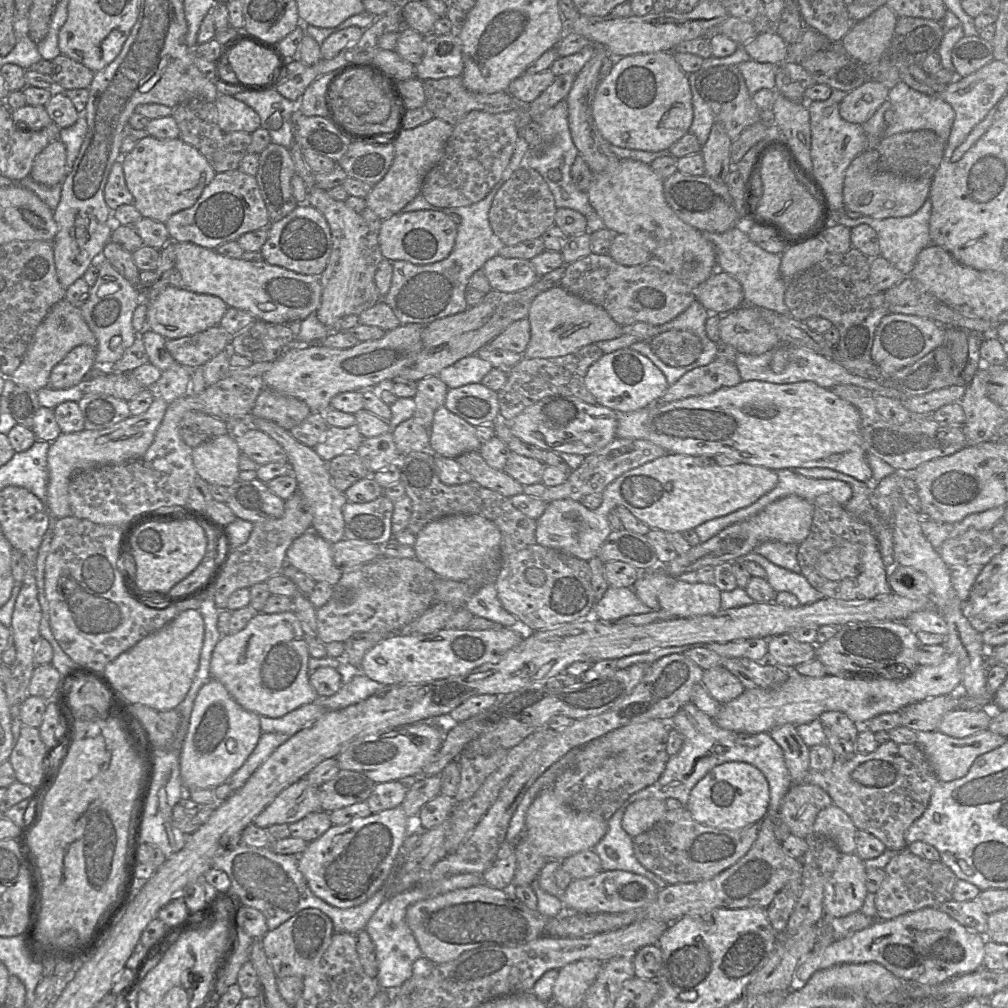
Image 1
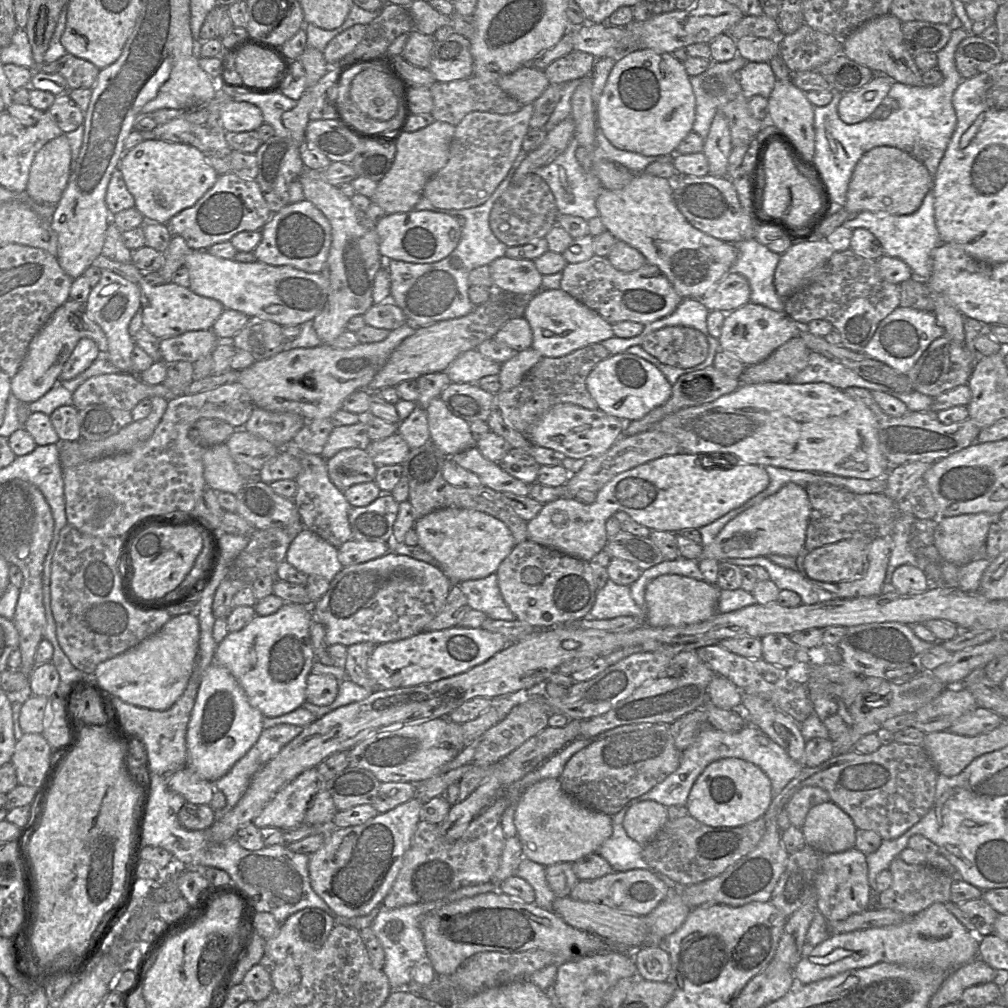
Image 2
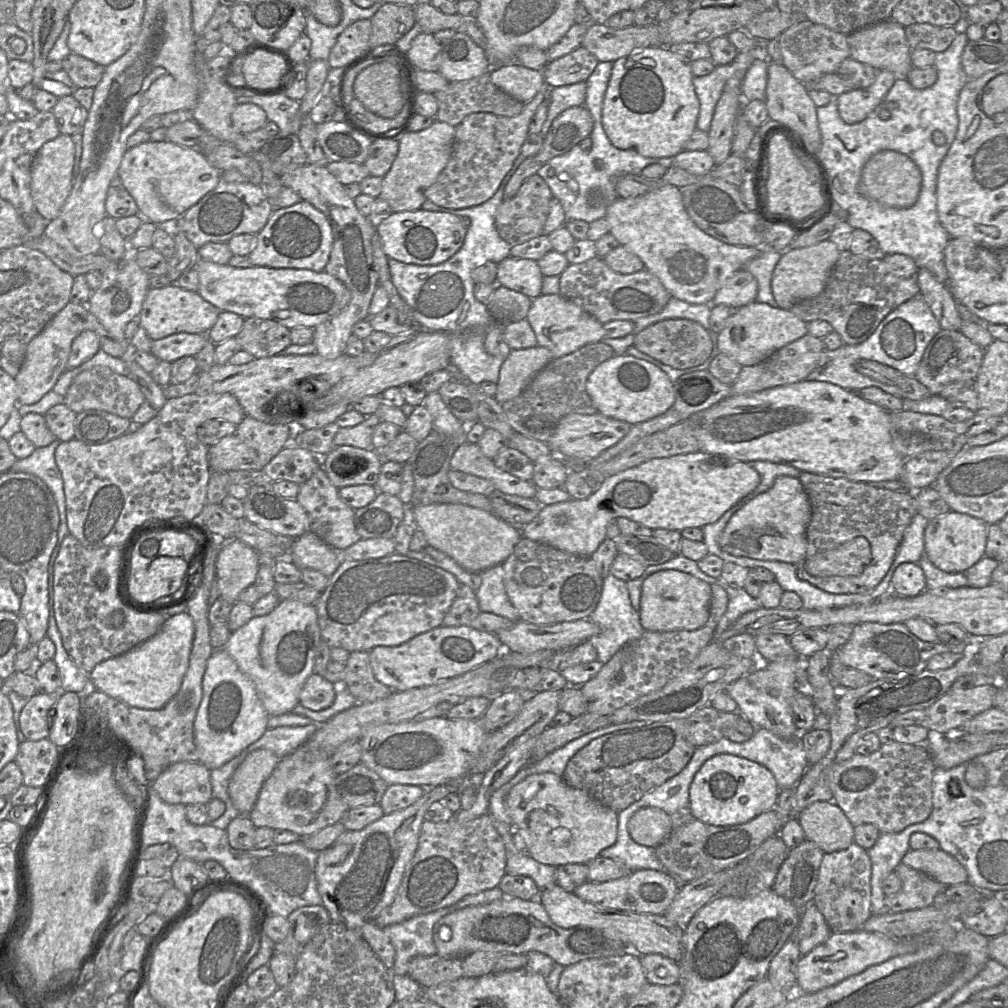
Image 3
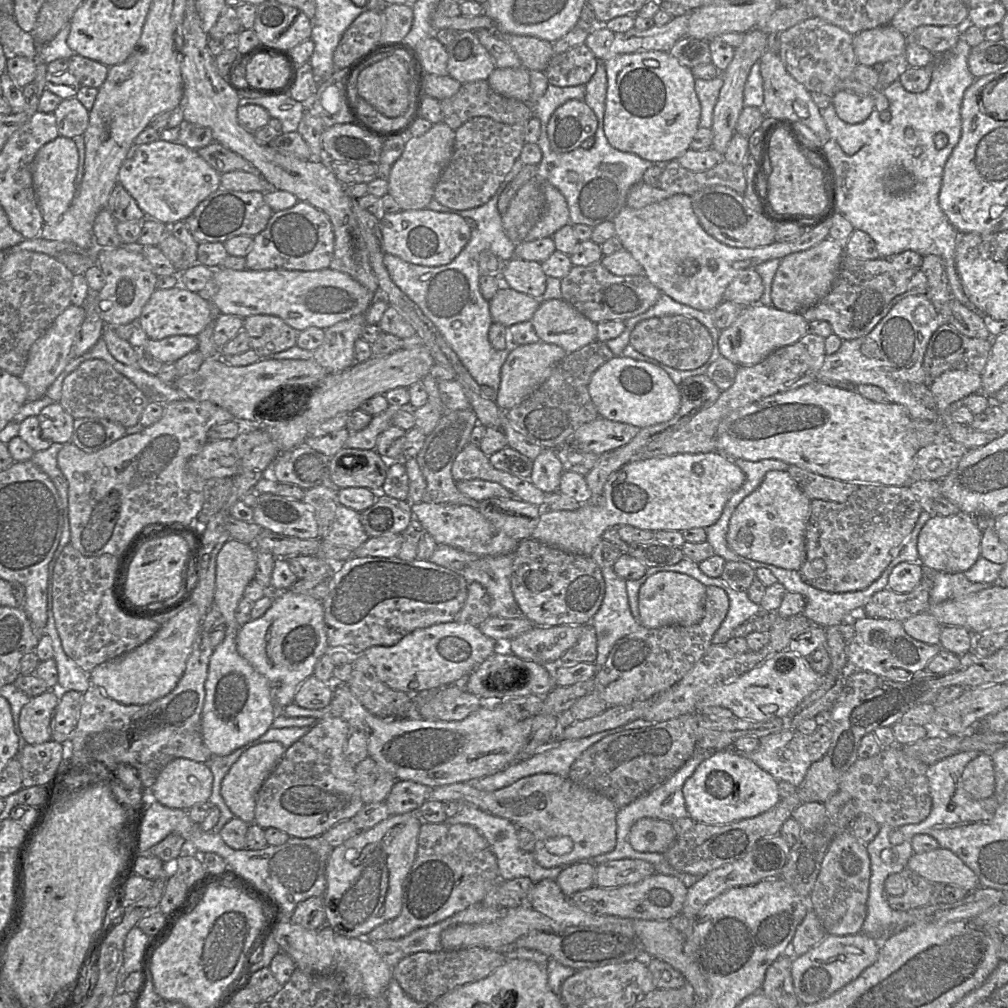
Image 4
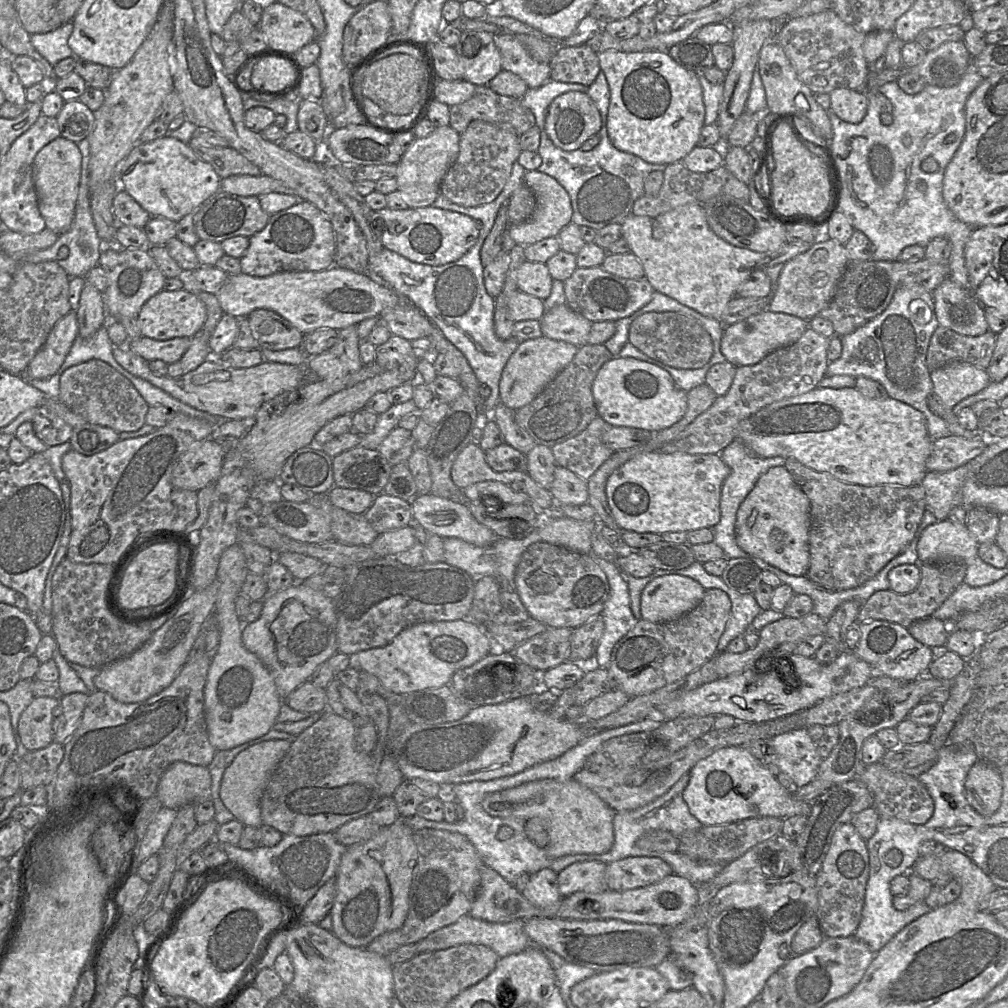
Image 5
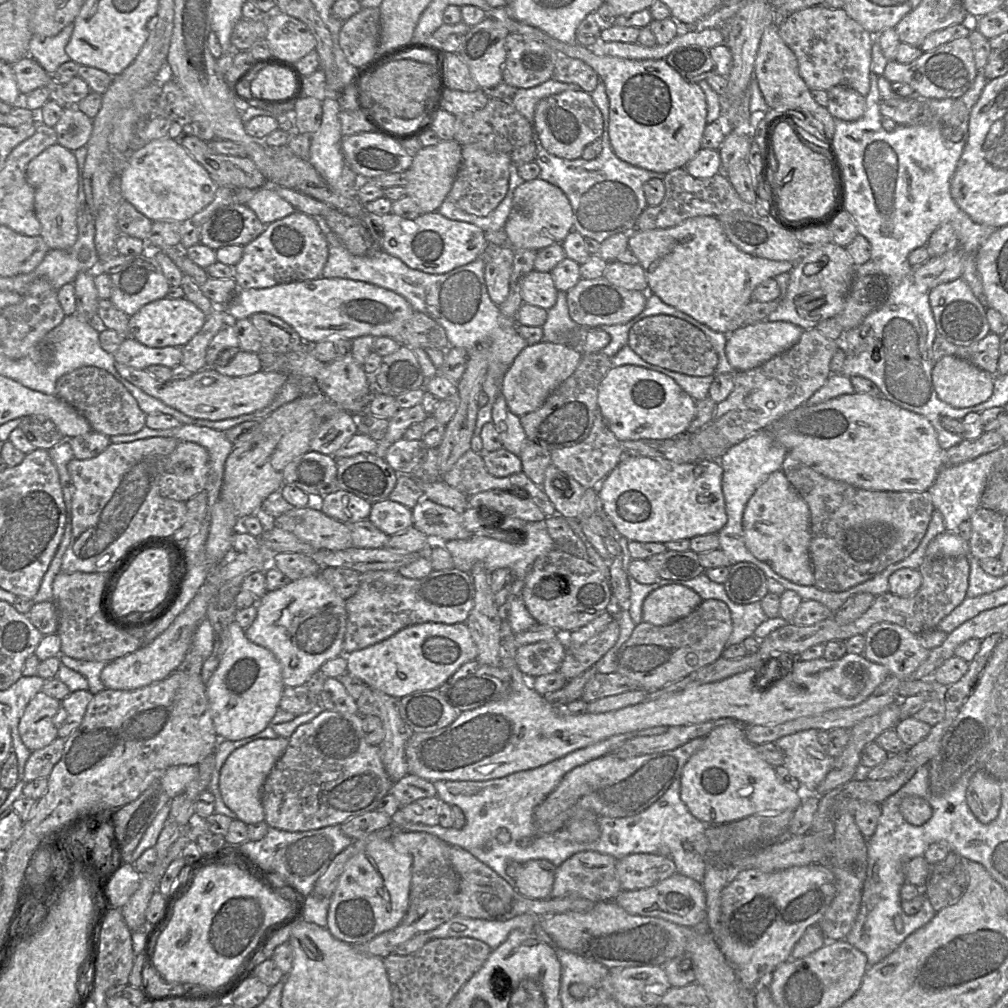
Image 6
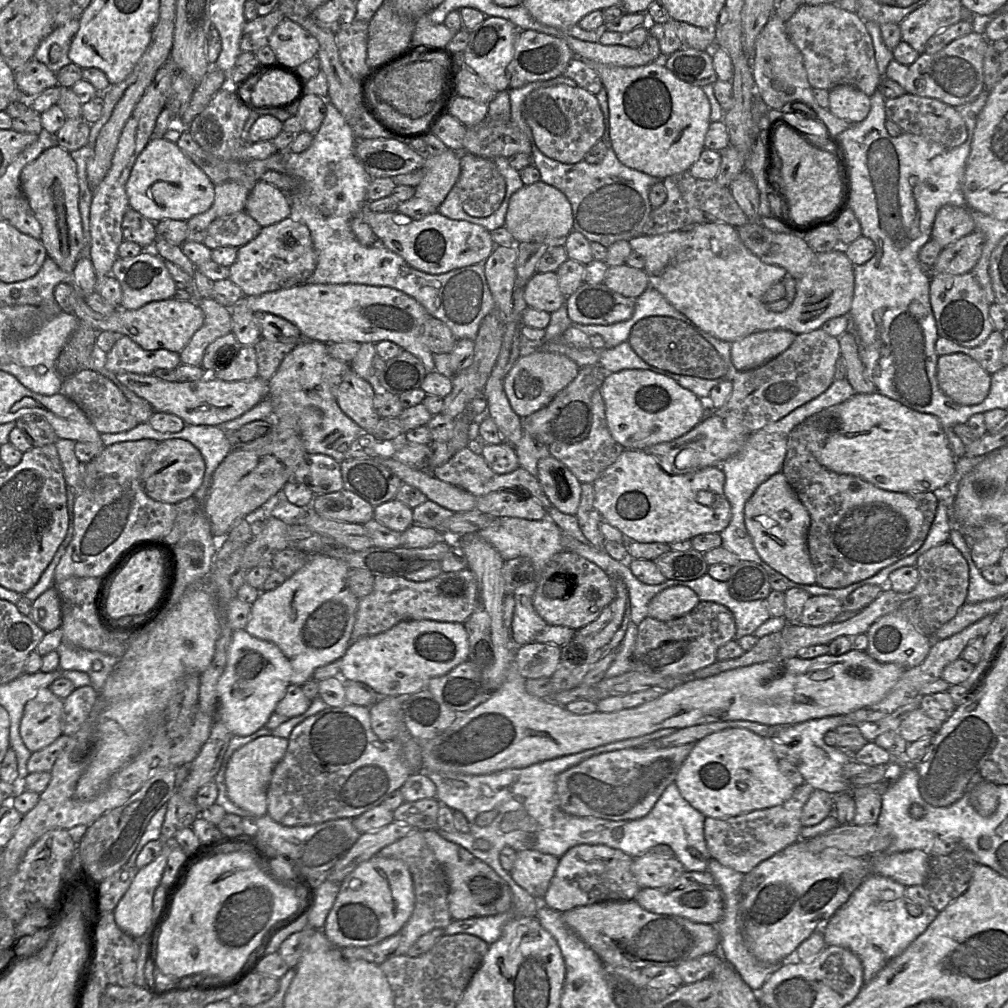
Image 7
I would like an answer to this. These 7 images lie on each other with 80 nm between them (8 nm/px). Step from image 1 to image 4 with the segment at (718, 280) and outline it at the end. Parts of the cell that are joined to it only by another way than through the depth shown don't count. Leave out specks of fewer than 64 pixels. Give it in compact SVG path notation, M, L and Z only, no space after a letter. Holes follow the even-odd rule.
M750 268L741 272L727 286L723 301L732 301L741 305L753 305L759 303L764 292L761 276Z

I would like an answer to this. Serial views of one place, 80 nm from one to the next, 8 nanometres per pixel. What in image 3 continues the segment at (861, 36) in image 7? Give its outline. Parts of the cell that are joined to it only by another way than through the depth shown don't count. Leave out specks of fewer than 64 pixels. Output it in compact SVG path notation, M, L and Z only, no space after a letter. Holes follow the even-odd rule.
M803 19L778 37L782 64L803 84L811 83L825 74L836 73L840 64L850 57L848 36L824 25Z

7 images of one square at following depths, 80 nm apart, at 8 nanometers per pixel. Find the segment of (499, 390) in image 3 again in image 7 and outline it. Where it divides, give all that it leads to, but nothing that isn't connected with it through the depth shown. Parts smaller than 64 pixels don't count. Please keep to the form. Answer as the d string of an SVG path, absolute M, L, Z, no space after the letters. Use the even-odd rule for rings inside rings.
M537 350L520 356L504 379L504 391L513 411L526 418L546 407L578 375L580 367L563 354Z

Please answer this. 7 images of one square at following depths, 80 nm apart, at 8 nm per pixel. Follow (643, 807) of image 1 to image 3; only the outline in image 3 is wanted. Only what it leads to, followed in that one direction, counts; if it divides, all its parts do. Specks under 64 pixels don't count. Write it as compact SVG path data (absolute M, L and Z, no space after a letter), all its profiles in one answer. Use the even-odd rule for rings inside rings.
M646 807L633 814L628 822L632 840L645 847L657 848L671 834L670 815L656 807Z

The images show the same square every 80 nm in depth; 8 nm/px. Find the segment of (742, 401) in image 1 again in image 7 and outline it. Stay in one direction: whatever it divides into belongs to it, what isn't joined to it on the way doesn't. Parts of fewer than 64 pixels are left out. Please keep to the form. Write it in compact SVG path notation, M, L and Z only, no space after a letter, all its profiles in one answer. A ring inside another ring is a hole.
M878 392L854 394L845 402L825 408L804 422L808 427L808 448L823 467L838 474L856 476L884 490L933 492L948 484L956 470L956 457L940 420Z

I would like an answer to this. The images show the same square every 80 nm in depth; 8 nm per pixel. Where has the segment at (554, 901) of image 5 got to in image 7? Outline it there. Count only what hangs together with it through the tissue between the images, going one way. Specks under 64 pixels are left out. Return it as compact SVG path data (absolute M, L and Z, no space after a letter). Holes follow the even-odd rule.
M522 850L516 853L509 874L528 894L542 902L558 862L559 858L554 855L536 850Z

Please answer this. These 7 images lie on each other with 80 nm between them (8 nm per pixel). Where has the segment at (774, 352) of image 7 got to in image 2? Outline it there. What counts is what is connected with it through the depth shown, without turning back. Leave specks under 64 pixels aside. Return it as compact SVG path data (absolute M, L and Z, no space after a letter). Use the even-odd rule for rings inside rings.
M748 302L744 306L726 313L721 335L720 349L731 353L746 366L758 364L767 359L777 348L799 336L802 327L784 312L772 310L764 305Z

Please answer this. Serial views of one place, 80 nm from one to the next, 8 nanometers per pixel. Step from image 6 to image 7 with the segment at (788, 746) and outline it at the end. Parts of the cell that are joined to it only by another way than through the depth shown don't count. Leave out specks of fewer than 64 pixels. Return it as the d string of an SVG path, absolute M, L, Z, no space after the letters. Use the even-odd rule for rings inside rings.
M846 715L829 716L780 727L778 733L772 739L777 739L779 743L793 747L793 751L799 758L797 767L805 783L815 790L823 790L831 795L838 795L849 792L852 788L849 780L843 775L843 769L847 763L854 759L853 756L847 756L846 753L841 752L835 746L828 746L824 742L824 735L827 731L835 730L843 725L849 725L847 724Z

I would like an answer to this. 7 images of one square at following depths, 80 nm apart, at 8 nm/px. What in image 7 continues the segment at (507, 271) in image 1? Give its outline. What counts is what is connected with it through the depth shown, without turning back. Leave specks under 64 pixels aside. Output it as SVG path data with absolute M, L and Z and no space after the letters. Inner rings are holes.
M556 272L535 273L524 287L527 307L552 313L566 302Z

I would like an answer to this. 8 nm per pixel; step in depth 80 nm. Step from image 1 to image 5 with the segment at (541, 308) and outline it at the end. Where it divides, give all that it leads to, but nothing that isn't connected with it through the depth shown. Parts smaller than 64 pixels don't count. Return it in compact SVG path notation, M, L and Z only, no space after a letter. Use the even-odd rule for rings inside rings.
M566 303L546 311L540 321L544 337L581 347L588 342L592 322L571 310Z

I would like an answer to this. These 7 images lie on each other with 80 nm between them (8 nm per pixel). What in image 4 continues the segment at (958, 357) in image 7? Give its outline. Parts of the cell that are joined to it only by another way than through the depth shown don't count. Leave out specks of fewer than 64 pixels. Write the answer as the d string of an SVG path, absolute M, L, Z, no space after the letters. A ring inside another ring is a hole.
M950 370L938 376L929 386L937 403L948 403L981 391L981 374L969 370Z

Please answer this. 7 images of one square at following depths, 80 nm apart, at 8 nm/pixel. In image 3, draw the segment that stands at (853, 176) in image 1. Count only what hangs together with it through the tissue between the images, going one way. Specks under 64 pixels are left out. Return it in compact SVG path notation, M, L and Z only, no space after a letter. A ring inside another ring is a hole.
M883 150L873 155L864 165L858 191L882 206L909 208L917 202L921 187L921 171L908 156L892 150Z

